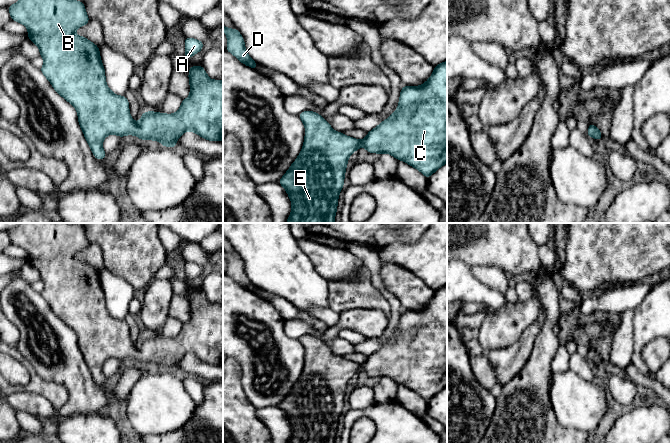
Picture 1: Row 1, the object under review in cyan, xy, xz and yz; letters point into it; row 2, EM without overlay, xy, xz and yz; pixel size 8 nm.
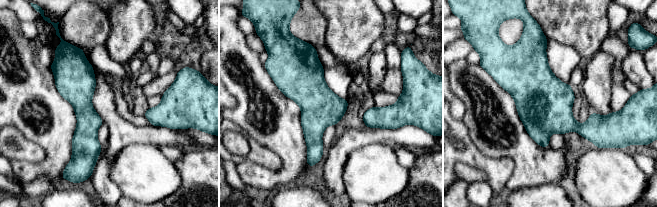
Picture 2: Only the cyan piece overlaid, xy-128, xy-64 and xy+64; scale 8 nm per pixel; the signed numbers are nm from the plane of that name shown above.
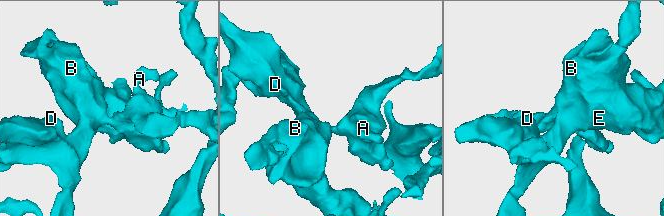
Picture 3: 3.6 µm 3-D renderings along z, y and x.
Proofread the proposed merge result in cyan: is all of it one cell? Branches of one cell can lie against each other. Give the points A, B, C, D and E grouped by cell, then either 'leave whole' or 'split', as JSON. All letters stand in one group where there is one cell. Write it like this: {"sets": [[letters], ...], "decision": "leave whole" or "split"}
{"sets": [["A", "B", "C", "D", "E"]], "decision": "leave whole"}

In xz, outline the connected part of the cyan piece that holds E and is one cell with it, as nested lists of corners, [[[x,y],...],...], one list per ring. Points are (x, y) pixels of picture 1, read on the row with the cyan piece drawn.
[[[447,61],[434,66],[432,75],[423,85],[403,86],[398,108],[361,141],[334,131],[316,112],[304,111],[299,114],[299,118],[305,125],[304,144],[297,159],[278,182],[284,187],[292,203],[291,214],[286,223],[334,223],[349,156],[361,146],[369,153],[391,154],[397,160],[418,169],[427,178],[447,163]]]

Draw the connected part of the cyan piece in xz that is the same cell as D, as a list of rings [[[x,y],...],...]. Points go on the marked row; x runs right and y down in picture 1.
[[[224,25],[223,31],[225,32],[228,40],[226,50],[232,53],[243,64],[257,69],[258,64],[248,55],[245,49],[243,36],[239,33],[239,31],[237,29],[227,28]]]

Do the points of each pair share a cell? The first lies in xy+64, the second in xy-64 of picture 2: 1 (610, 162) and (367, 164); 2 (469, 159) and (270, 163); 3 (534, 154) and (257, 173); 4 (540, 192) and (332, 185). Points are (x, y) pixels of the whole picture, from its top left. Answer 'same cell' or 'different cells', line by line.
1: same cell
2: same cell
3: same cell
4: different cells

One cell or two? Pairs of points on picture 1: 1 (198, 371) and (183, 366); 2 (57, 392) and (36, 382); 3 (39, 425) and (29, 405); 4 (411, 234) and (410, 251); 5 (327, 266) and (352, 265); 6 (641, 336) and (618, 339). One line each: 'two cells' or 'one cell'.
1: one cell
2: one cell
3: two cells
4: two cells
5: one cell
6: two cells

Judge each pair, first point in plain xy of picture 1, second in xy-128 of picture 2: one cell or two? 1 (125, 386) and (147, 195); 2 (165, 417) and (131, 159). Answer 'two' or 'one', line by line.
1: two
2: one

